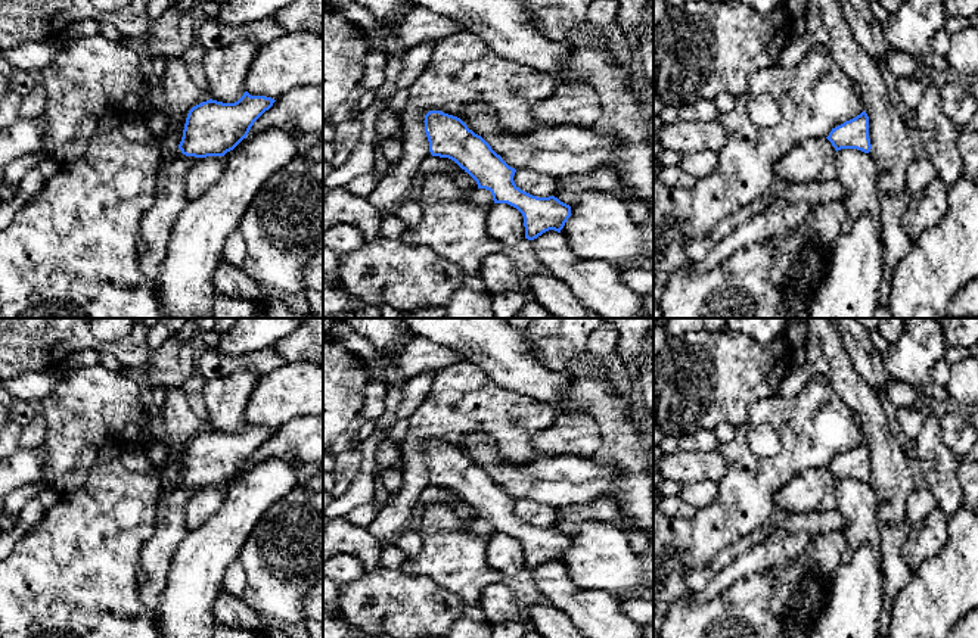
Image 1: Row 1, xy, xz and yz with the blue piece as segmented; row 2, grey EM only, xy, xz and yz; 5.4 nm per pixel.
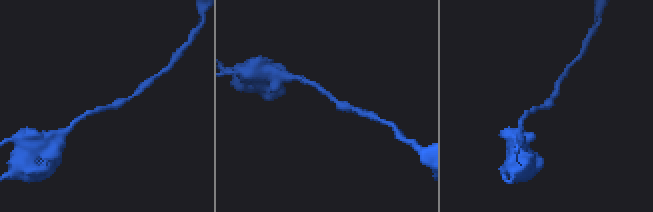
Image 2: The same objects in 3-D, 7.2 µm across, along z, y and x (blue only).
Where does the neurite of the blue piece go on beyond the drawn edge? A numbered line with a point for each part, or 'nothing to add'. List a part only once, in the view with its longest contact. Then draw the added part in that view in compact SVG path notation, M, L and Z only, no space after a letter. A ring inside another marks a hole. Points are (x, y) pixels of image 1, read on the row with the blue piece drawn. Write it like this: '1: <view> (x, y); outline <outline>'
nothing to add

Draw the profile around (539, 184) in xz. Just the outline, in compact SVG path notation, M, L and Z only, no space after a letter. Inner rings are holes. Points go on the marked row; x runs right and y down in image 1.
M516 169L513 181L516 187L537 197L555 196L559 187L559 177L552 177L533 169Z

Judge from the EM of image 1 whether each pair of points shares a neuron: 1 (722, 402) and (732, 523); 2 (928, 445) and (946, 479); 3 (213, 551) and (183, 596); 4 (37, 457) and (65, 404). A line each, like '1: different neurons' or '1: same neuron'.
1: different neurons
2: same neuron
3: same neuron
4: different neurons

